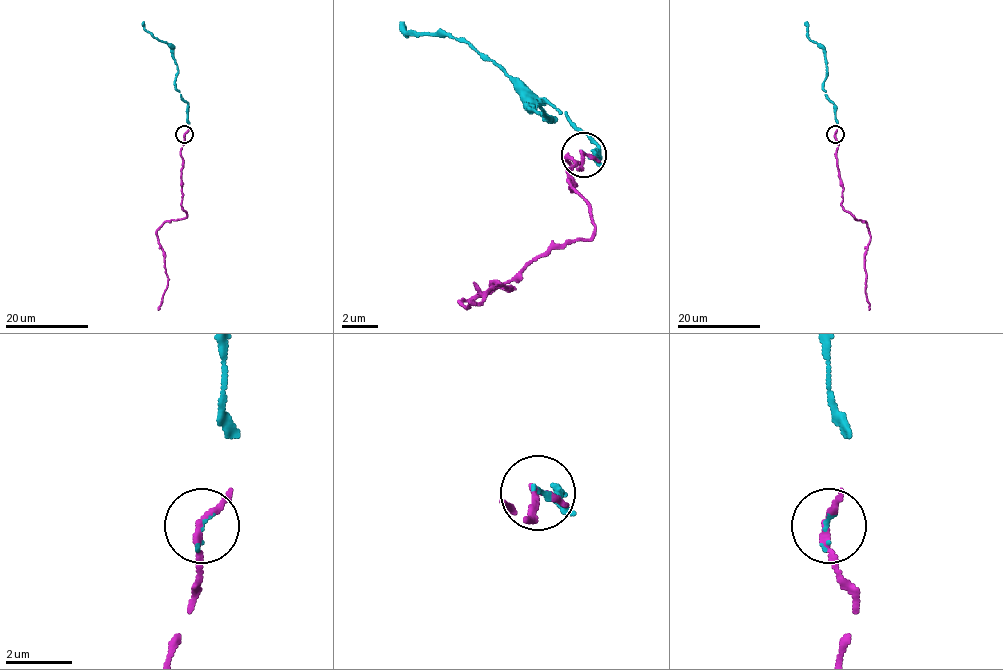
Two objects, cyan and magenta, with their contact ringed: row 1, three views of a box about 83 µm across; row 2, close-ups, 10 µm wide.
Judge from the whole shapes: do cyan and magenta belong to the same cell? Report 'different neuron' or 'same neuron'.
same neuron

